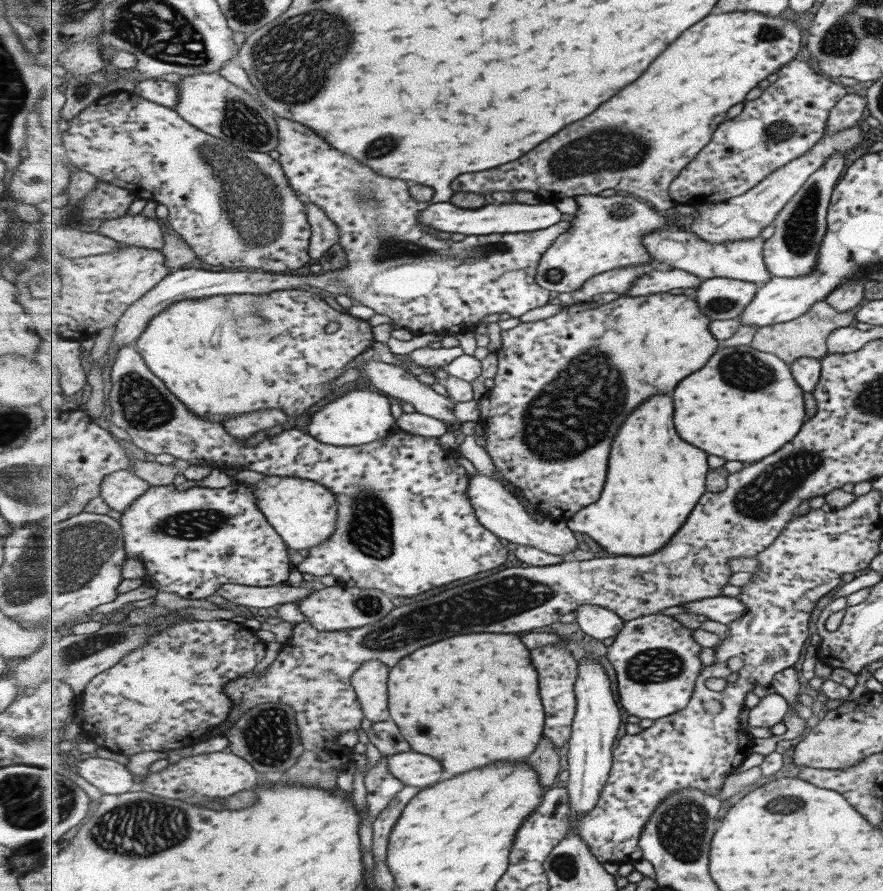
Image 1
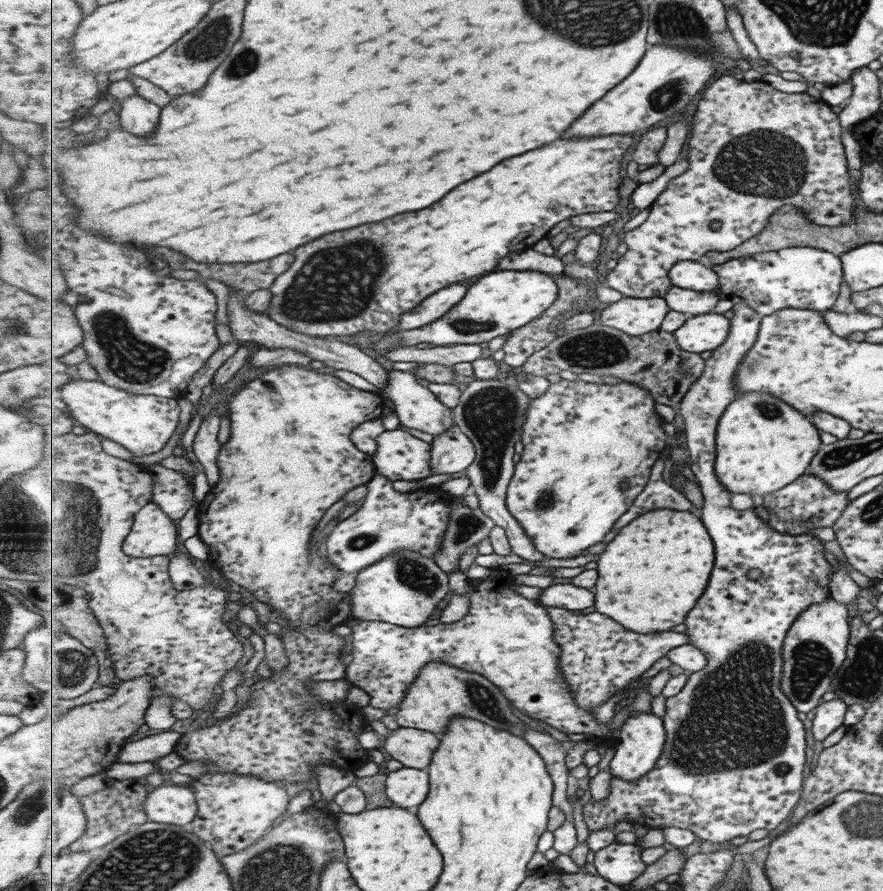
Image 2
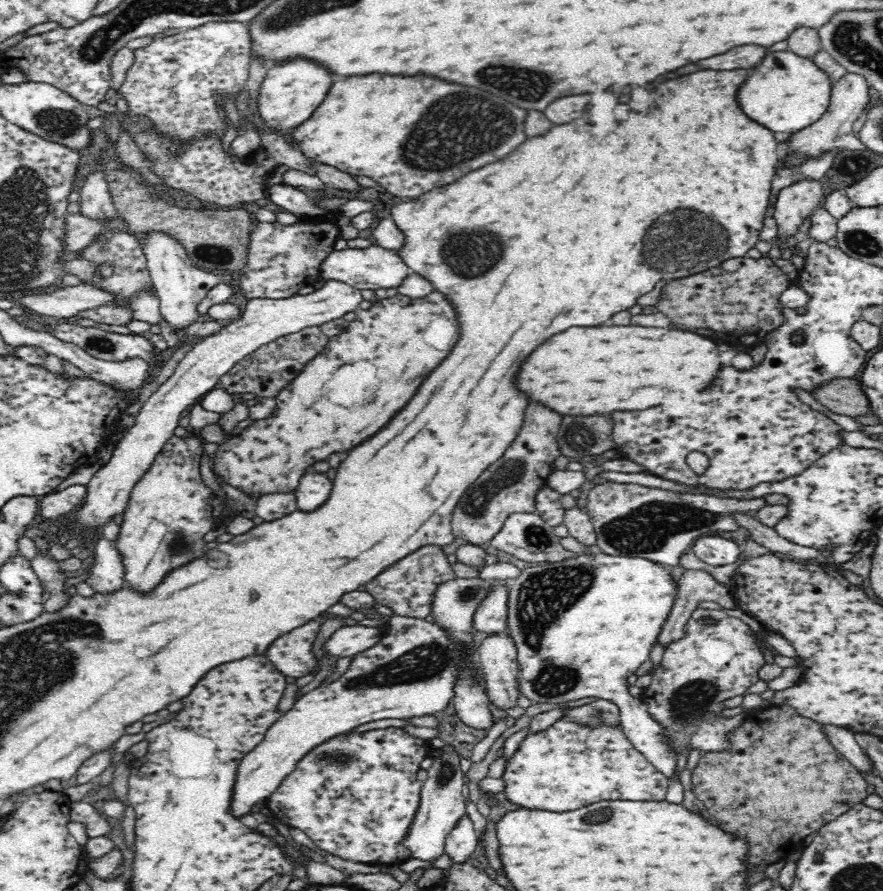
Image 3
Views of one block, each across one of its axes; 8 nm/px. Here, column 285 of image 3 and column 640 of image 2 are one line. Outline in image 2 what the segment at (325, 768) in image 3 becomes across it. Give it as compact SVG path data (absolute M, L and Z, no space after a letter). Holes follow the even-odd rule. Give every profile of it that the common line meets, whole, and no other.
M745 301L734 304L732 307L735 310L735 317L732 318L732 330L729 333L729 338L719 349L715 349L711 356L706 360L707 366L703 375L697 379L696 383L691 385L688 395L682 400L679 406L679 413L684 418L684 432L686 436L685 448L690 458L690 467L694 476L698 479L699 486L705 495L705 506L702 510L702 520L705 526L708 528L709 534L713 537L713 542L716 548L716 564L713 568L711 579L709 580L709 586L705 596L701 598L701 604L697 608L693 608L693 614L689 614L686 619L686 631L684 634L688 634L690 637L690 644L701 648L709 664L705 666L703 670L692 673L689 678L689 683L685 686L685 689L666 700L666 715L664 716L664 725L668 732L668 740L665 744L666 748L664 754L661 756L657 766L653 768L653 771L649 774L639 778L637 782L625 782L619 778L611 778L611 796L607 800L601 800L601 802L594 801L587 802L583 808L583 816L585 824L587 824L588 830L597 829L610 829L615 832L615 823L619 821L636 822L649 828L664 829L667 827L681 827L691 829L695 834L707 841L716 842L723 847L727 846L730 840L737 838L737 836L749 836L751 832L755 830L775 830L779 824L783 824L792 812L795 811L796 806L800 803L801 797L804 794L804 781L805 778L805 764L807 764L807 740L805 740L805 726L803 722L799 720L799 711L796 705L792 703L792 700L787 698L787 694L781 690L781 674L783 674L783 667L785 664L783 656L784 640L789 634L789 630L792 628L793 622L798 620L798 617L803 614L803 611L807 610L807 607L811 604L821 603L823 600L829 598L831 590L829 589L829 575L831 575L831 568L829 564L825 562L823 554L823 544L819 544L819 539L815 540L813 534L805 535L787 535L773 529L769 523L763 520L753 508L745 510L736 510L731 506L731 496L733 492L727 492L719 478L717 478L717 472L715 470L715 460L717 458L717 446L715 446L717 436L717 428L719 428L719 422L721 416L728 410L728 406L738 398L739 390L737 390L737 384L735 383L735 373L739 369L739 363L745 360L745 355L748 354L749 349L755 345L760 334L760 326L763 320L763 315L757 312L757 309L749 307L749 304Z

